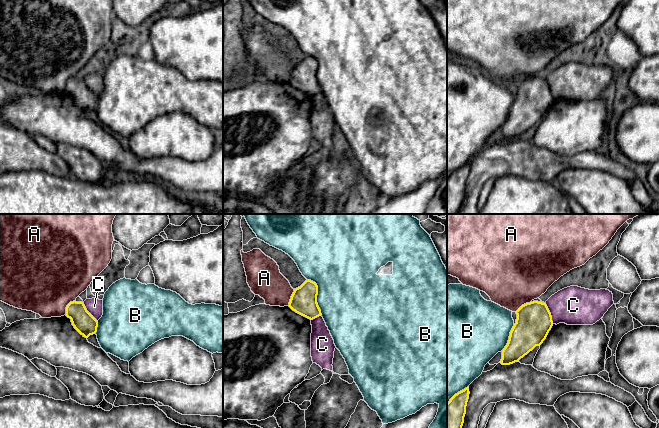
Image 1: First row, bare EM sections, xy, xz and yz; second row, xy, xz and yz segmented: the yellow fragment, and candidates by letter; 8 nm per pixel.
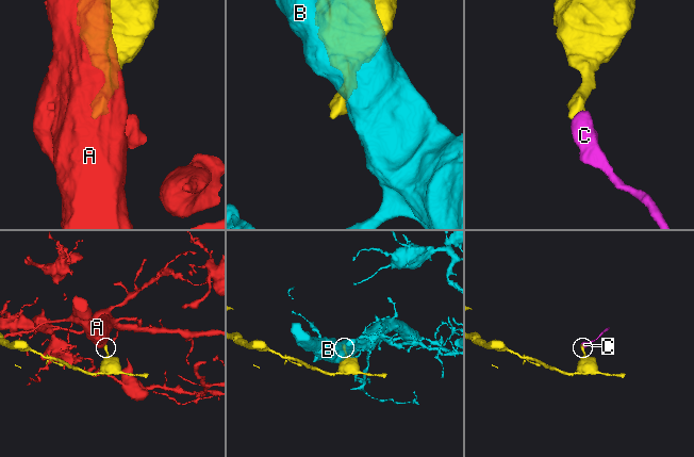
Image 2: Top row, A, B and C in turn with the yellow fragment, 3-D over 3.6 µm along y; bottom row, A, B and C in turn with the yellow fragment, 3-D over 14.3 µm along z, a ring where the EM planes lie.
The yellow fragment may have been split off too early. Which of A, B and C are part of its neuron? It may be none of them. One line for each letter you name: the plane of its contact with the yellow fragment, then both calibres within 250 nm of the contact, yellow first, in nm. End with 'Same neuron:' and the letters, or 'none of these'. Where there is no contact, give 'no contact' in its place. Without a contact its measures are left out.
Same neuron: none of these

